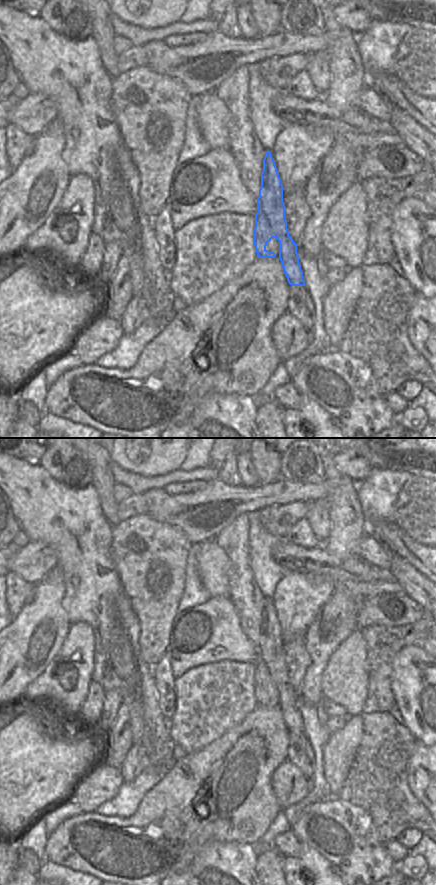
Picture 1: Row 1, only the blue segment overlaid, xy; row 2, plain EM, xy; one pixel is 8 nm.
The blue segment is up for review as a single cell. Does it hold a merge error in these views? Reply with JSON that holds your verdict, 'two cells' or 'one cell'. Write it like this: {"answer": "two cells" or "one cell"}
{"answer": "two cells"}

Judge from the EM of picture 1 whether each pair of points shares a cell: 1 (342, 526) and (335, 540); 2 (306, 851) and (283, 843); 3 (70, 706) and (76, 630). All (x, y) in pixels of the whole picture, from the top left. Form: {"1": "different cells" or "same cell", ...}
{"1": "same cell", "2": "different cells", "3": "same cell"}

